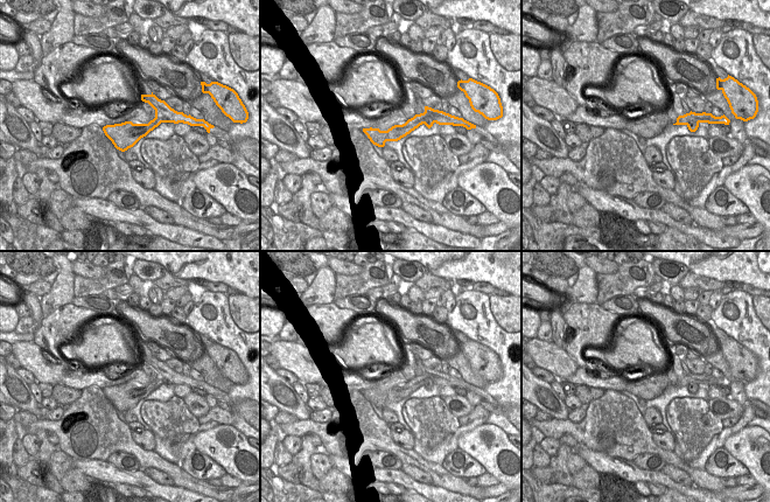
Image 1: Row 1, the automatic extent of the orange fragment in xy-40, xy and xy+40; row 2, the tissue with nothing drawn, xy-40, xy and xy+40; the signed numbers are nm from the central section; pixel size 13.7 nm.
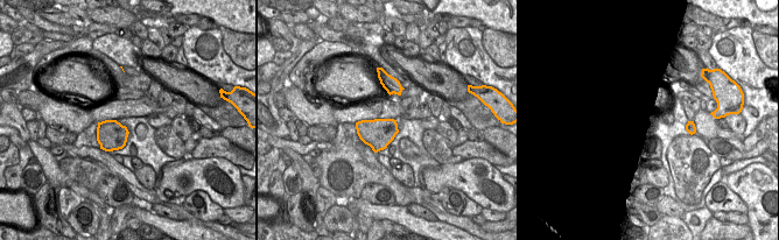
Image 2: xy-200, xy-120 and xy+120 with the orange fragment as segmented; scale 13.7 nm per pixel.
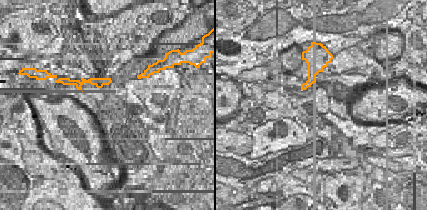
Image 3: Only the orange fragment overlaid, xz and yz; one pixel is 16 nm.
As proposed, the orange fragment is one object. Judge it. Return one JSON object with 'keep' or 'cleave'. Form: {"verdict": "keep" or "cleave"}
{"verdict": "keep"}

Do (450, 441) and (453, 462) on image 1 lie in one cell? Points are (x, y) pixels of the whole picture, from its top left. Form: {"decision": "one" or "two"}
{"decision": "two"}

